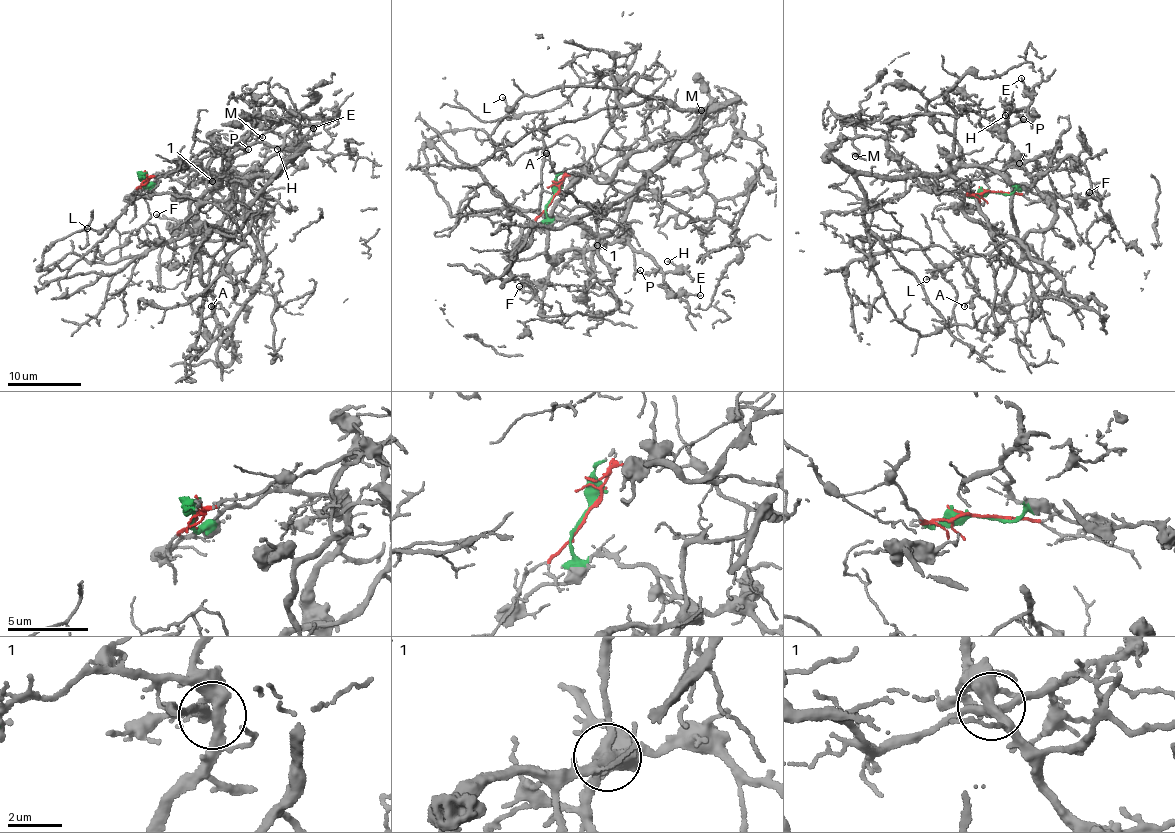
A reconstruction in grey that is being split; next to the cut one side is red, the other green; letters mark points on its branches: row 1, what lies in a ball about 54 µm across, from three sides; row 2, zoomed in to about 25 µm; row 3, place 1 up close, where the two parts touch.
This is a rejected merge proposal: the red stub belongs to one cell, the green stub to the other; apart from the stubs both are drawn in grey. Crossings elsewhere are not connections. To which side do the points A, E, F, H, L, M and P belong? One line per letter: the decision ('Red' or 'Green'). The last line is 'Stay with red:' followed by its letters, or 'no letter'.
A: Red
E: Green
F: Green
H: Green
L: Red
M: Green
P: Green
Stay with red: A, L

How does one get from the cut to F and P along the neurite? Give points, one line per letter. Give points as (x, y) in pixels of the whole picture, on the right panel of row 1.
F: (993, 192), (1013, 191), (1005, 165), (1013, 158), (1043, 194), (1069, 195), (1080, 201), (1089, 192)
P: (993, 192), (1013, 191), (1004, 170), (1013, 156), (1005, 134), (1007, 126), (1029, 120), (1023, 119)

